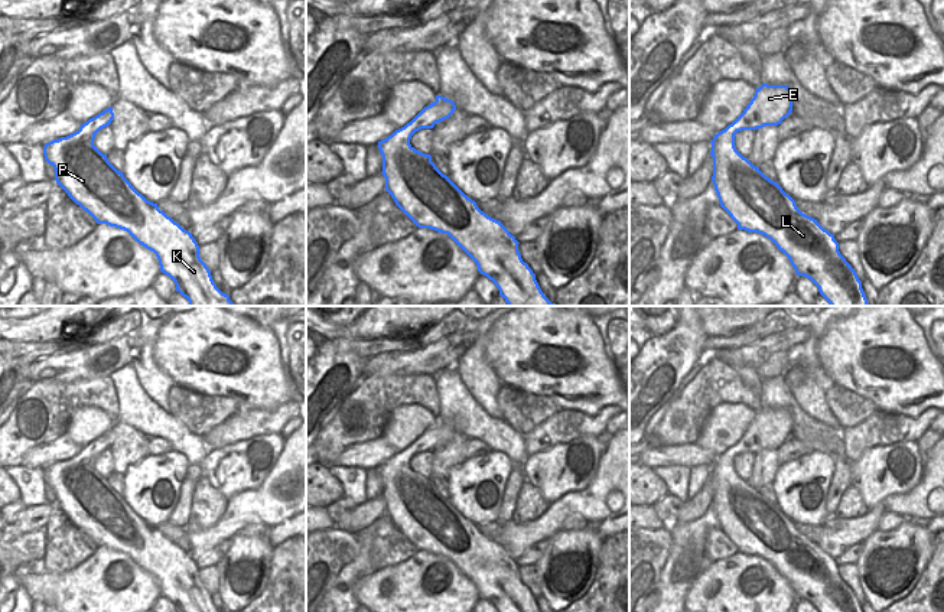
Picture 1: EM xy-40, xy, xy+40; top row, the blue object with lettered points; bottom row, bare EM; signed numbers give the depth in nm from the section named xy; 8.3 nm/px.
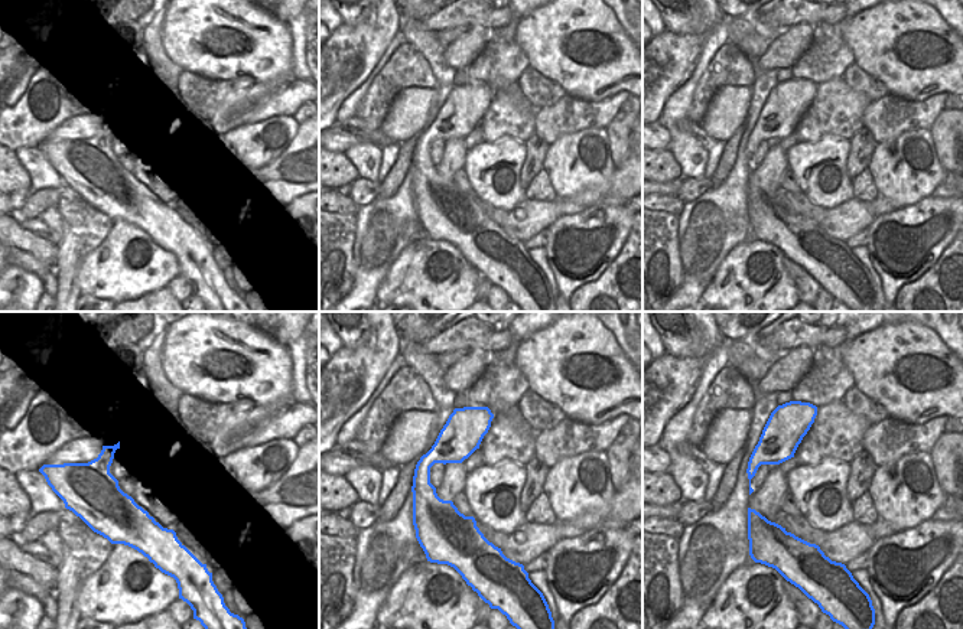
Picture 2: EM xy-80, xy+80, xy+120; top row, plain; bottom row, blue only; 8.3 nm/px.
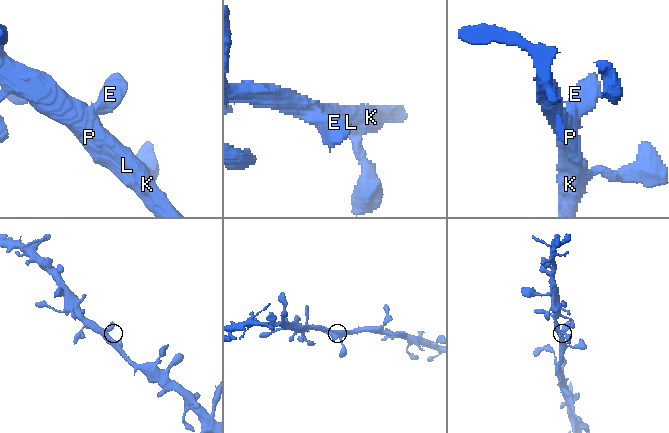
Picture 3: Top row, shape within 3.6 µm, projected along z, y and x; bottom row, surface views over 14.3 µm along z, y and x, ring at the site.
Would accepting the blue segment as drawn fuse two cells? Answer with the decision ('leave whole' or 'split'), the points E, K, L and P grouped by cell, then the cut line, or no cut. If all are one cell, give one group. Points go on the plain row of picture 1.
leave whole | E K L P | no cut

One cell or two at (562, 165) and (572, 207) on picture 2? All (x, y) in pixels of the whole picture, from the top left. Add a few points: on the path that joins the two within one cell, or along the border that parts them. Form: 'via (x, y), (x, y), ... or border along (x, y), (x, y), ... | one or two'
border along (604, 195), (595, 189), (582, 189), (558, 199) | two

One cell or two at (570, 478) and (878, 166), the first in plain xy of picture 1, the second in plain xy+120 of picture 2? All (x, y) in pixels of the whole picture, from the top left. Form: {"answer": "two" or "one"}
{"answer": "one"}

